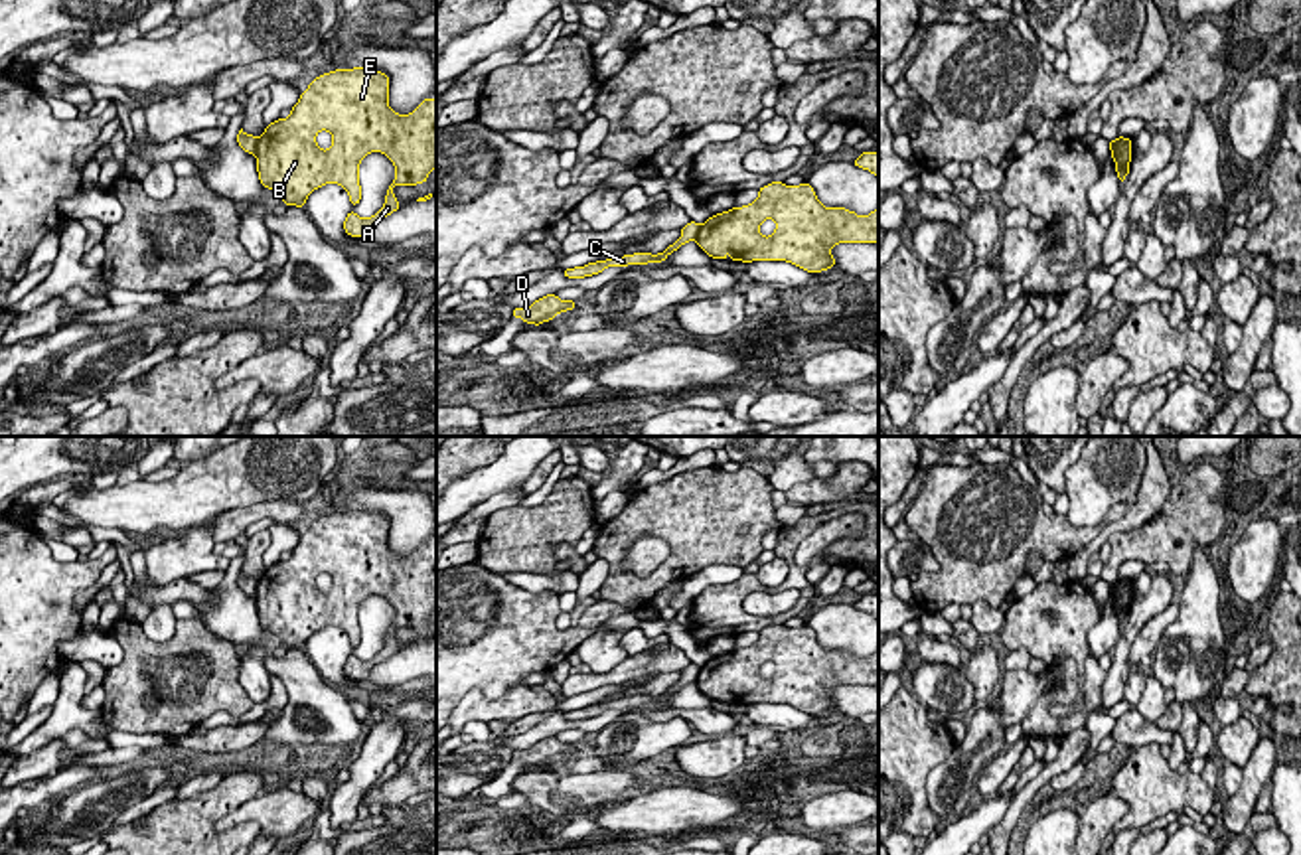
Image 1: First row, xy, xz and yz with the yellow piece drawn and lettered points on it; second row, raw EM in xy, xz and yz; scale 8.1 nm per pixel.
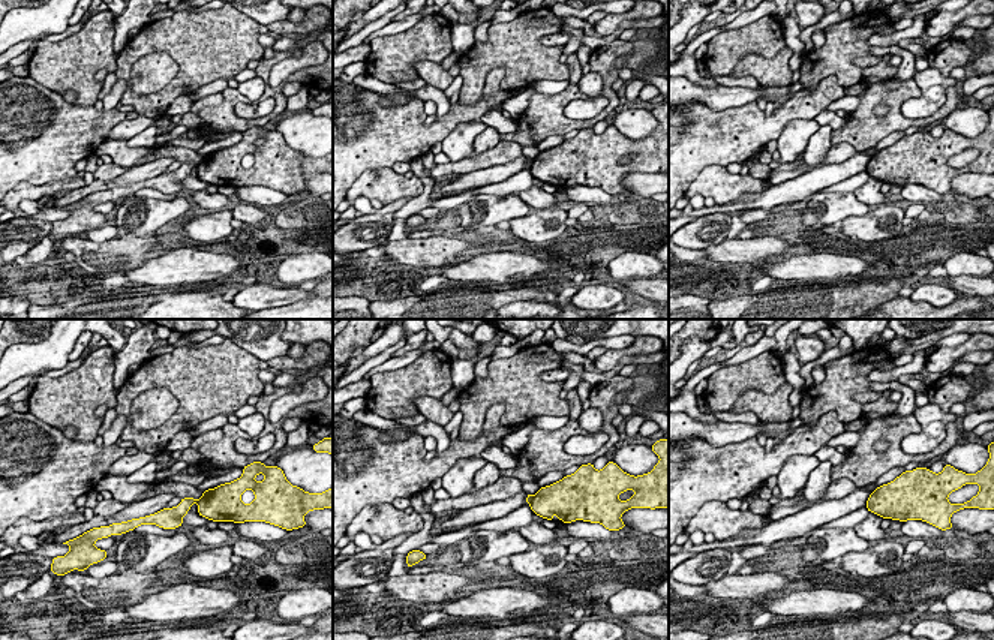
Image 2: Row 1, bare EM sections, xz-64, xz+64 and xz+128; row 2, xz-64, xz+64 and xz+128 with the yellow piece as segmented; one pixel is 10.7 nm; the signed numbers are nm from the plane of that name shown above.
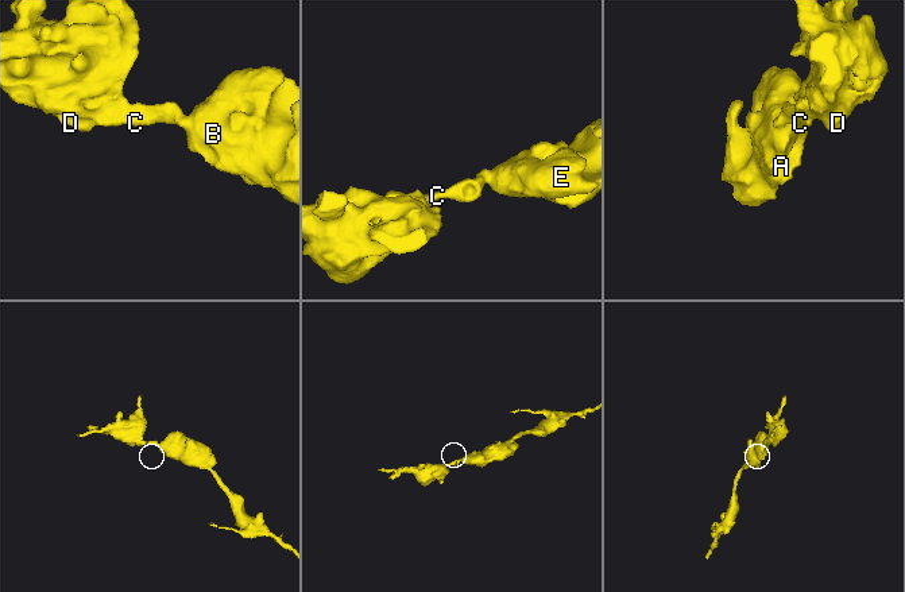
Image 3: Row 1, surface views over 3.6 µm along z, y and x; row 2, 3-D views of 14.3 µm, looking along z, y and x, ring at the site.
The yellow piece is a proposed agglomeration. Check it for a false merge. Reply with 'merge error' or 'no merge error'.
merge error

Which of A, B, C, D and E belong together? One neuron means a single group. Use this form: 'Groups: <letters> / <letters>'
Groups: A B E / C D

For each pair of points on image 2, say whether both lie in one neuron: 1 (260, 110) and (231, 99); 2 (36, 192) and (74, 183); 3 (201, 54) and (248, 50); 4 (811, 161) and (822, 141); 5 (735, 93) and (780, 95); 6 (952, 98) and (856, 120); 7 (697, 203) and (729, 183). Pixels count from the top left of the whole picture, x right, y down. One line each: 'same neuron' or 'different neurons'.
1: different neurons
2: same neuron
3: same neuron
4: same neuron
5: same neuron
6: same neuron
7: different neurons

